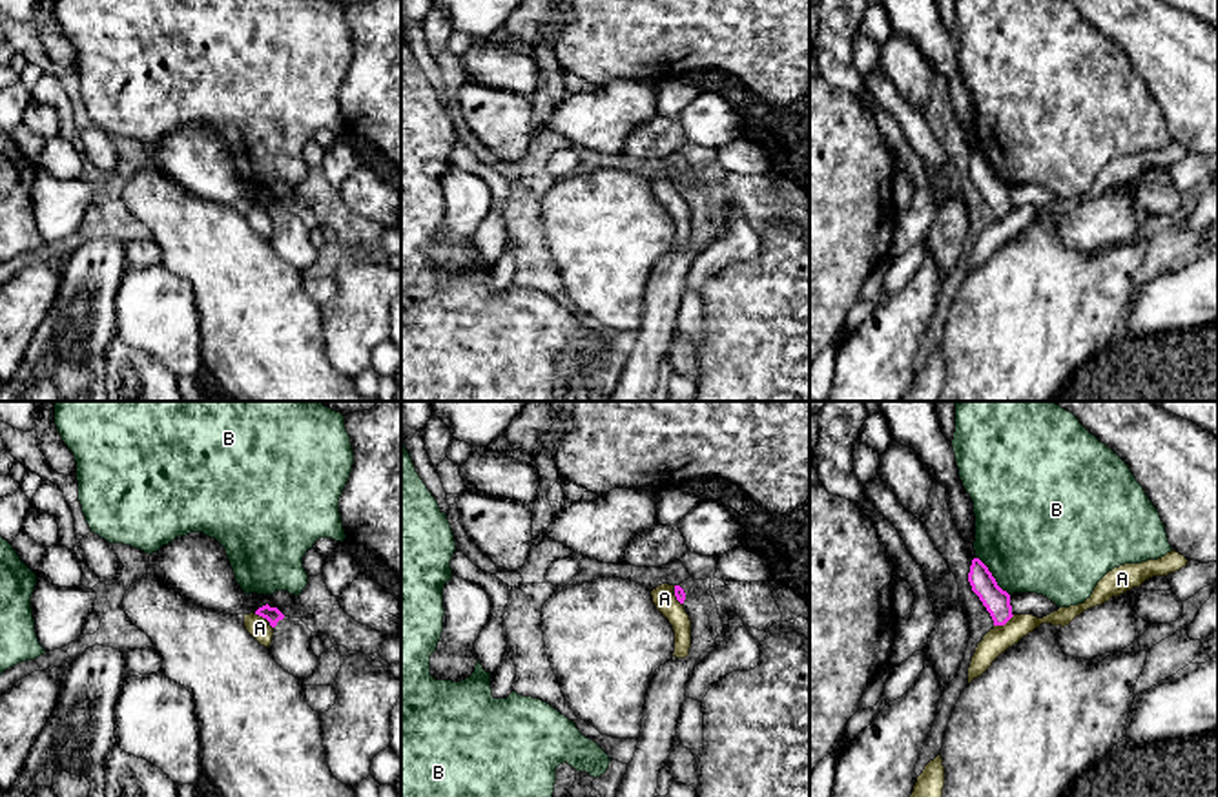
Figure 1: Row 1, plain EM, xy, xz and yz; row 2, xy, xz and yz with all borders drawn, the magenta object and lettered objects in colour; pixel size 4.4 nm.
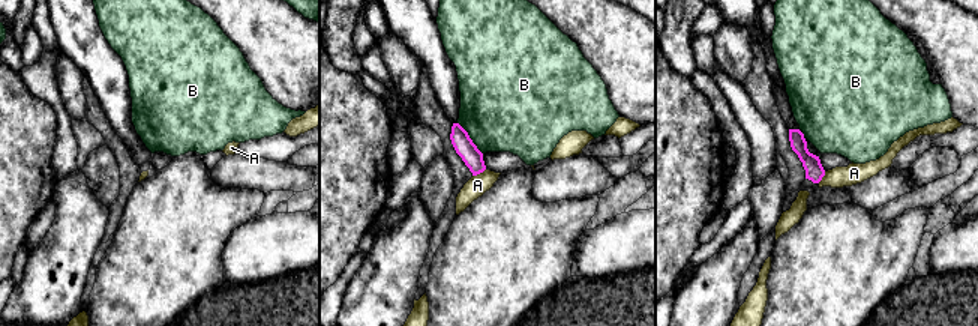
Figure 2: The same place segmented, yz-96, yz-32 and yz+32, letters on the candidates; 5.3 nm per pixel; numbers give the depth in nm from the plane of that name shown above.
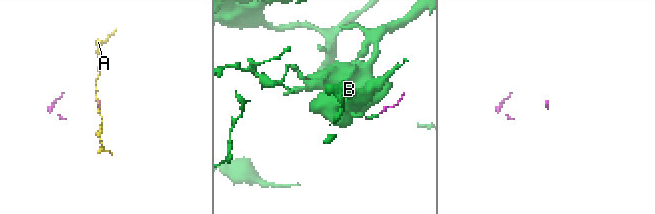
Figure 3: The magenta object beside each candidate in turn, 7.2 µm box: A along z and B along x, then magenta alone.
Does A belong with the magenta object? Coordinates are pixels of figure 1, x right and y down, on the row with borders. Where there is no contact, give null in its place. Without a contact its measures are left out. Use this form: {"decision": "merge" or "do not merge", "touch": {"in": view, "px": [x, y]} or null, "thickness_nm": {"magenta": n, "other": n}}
{"decision": "do not merge", "touch": {"in": "xy", "px": [265, 617]}, "thickness_nm": {"magenta": 70, "other": 100}}

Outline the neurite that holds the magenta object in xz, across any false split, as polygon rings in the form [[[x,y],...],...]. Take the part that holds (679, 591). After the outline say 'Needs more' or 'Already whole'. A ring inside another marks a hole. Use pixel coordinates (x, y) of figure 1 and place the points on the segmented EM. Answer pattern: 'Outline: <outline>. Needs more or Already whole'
Outline: [[[687,578],[675,585],[675,596],[691,620],[691,647],[686,658],[673,657],[649,682],[636,751],[616,797],[655,797],[658,773],[669,762],[686,688],[695,668],[715,649],[709,615],[717,607],[711,578]]]. Needs more

